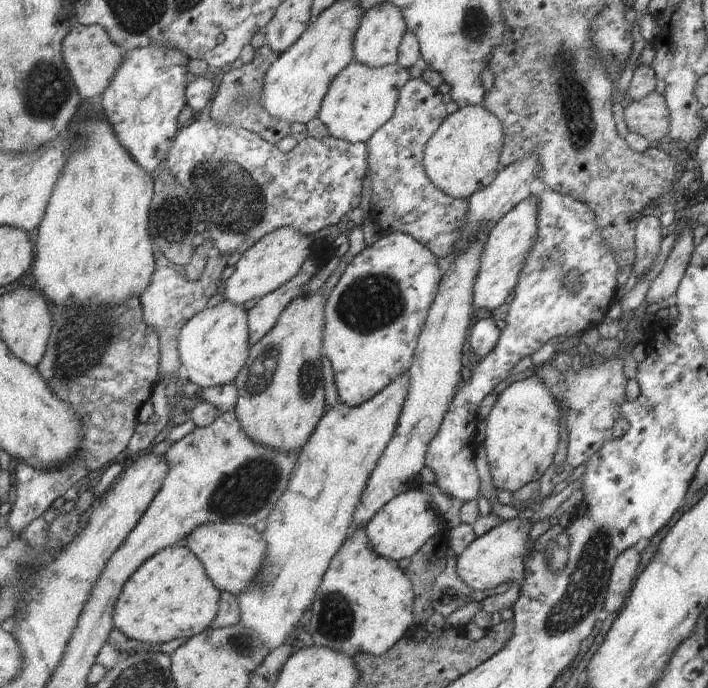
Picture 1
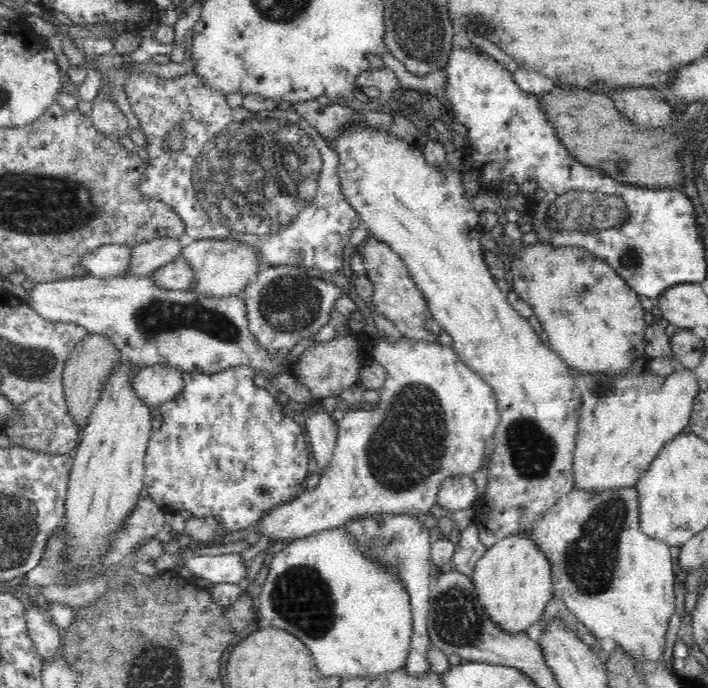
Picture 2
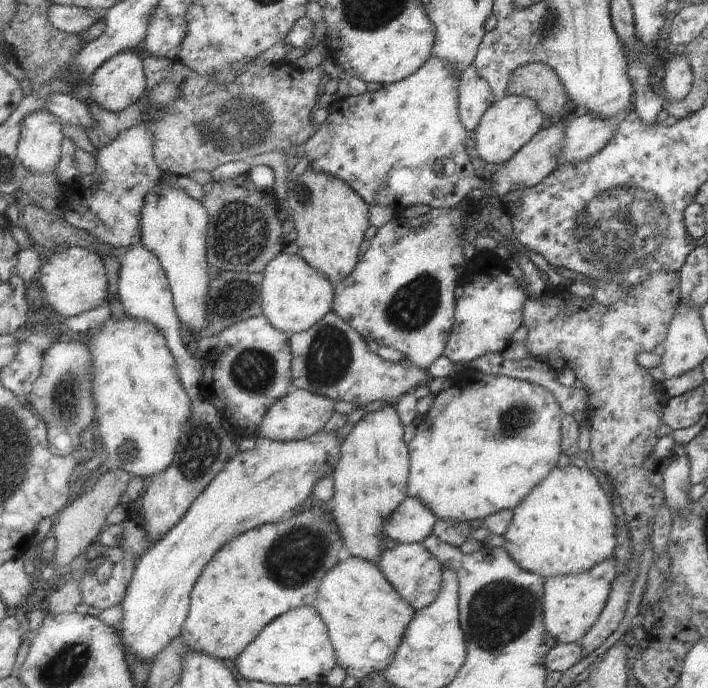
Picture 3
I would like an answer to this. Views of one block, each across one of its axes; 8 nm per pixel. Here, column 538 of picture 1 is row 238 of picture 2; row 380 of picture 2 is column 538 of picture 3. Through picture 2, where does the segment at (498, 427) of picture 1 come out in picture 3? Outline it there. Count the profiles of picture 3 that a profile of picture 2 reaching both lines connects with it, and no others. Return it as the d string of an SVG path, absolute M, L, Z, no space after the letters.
M558 464L513 510L513 521L502 536L504 538L502 547L519 563L520 568L543 579L582 574L614 556L616 523L612 505L602 485L588 468L581 469L572 464Z

